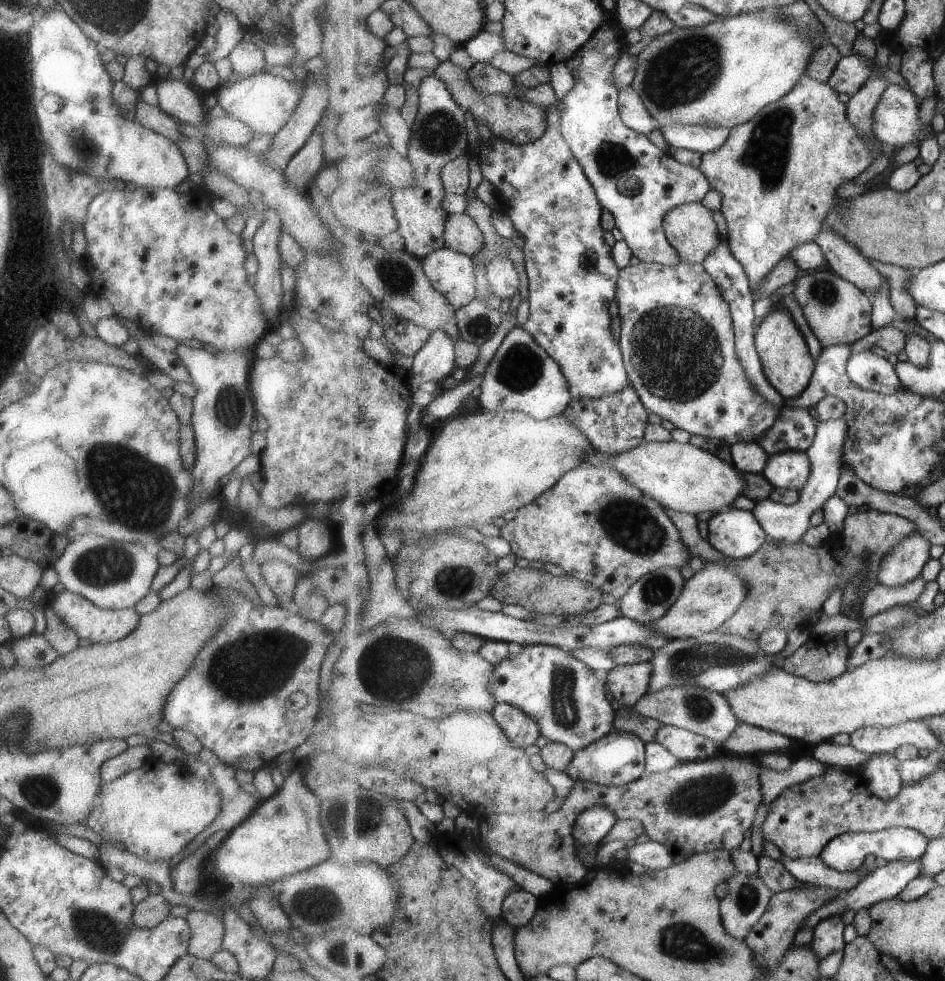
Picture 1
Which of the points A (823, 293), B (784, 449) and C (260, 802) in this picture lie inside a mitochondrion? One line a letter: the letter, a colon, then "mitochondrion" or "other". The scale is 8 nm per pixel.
A: mitochondrion
B: other
C: other

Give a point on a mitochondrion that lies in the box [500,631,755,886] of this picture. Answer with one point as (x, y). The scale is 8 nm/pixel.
(704, 795)

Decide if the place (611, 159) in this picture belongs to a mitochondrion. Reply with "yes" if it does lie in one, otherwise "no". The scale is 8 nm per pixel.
yes

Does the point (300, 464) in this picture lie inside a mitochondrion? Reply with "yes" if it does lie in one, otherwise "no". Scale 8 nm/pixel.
no

